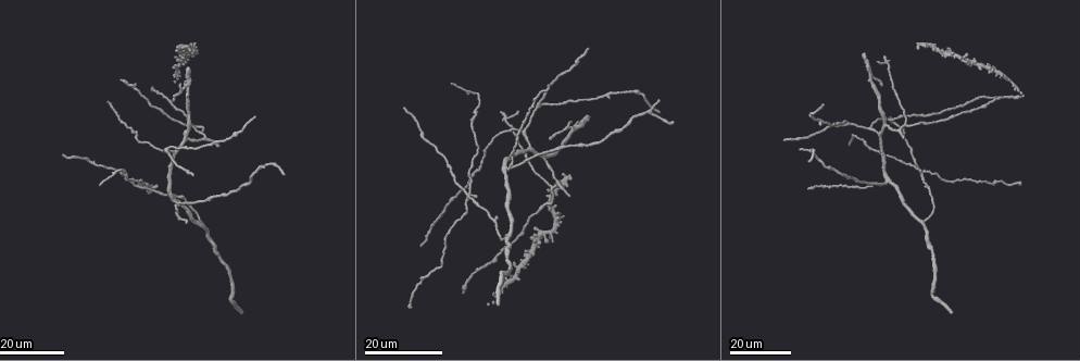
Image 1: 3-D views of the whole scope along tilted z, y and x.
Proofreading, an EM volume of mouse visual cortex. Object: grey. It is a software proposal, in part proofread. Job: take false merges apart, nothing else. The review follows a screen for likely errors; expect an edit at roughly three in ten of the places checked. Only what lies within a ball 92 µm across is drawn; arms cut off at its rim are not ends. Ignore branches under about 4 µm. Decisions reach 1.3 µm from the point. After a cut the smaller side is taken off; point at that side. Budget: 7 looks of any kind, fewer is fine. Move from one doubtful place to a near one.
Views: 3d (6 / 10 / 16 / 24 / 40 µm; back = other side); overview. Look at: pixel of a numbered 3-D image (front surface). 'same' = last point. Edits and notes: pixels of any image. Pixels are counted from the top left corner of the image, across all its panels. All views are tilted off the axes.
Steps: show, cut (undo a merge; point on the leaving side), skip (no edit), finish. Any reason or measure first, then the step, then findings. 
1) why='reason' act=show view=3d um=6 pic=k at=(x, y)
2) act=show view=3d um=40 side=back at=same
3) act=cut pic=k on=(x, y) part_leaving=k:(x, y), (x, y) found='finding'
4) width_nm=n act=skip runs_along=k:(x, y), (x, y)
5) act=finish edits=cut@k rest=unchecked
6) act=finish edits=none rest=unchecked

why='branch point' act=show view=3d um=24 pic=1 at=(576, 126)

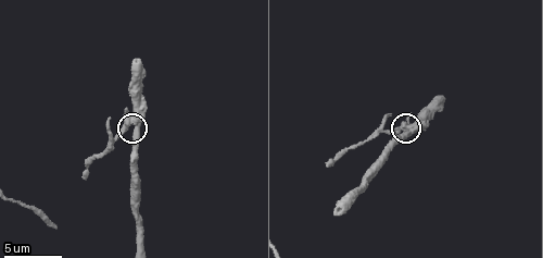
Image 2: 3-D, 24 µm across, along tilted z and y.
why='zoom in' act=show view=3d um=10 pic=2 at=(125, 123)

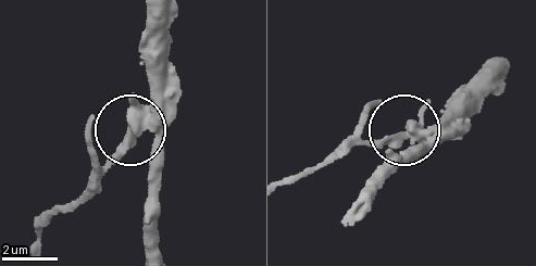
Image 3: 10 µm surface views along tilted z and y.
width_nm=350 act=cut pic=3 on=(116, 148) part_leaving=3:(145, 123), (38, 238) found='two neurons meet here'

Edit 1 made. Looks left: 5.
act=show view=overview

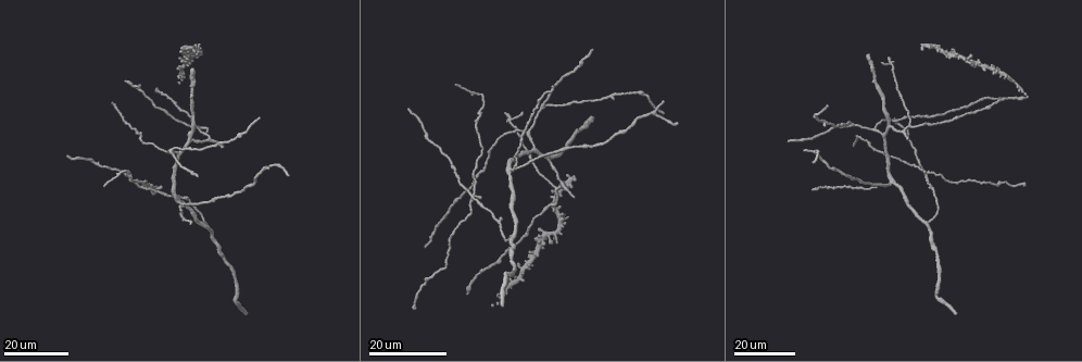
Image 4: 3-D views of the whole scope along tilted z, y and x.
why='four or more arms meet' act=show view=3d um=24 pic=4 at=(544, 107)

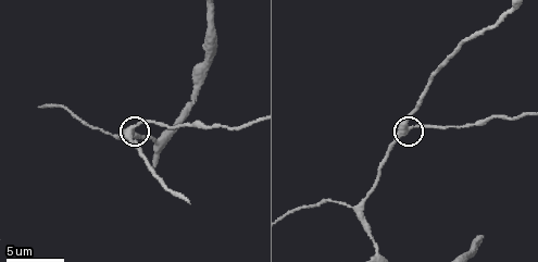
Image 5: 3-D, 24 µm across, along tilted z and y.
act=show view=3d um=6 pic=5 at=(410, 128)

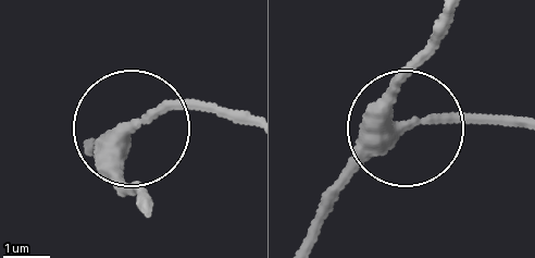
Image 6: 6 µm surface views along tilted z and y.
arms=4 act=skip found='continuous, no second neuron'

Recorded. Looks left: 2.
act=show view=3d um=16 pic=4 at=(471, 196)

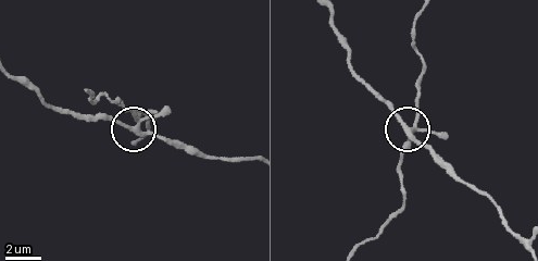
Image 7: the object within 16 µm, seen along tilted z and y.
act=show view=3d um=6 pic=7 at=(413, 128)

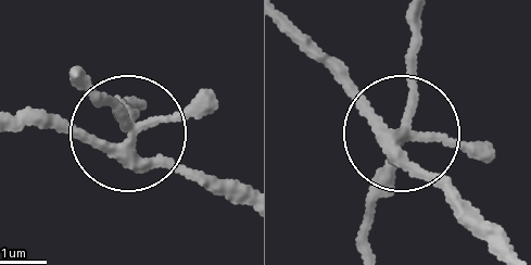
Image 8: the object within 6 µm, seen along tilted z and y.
width_nm=250 act=cut pic=8 on=(413, 72) found='two neurons meet here'

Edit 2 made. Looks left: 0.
act=finish edits=cut@3,cut@8 rest=unchecked

